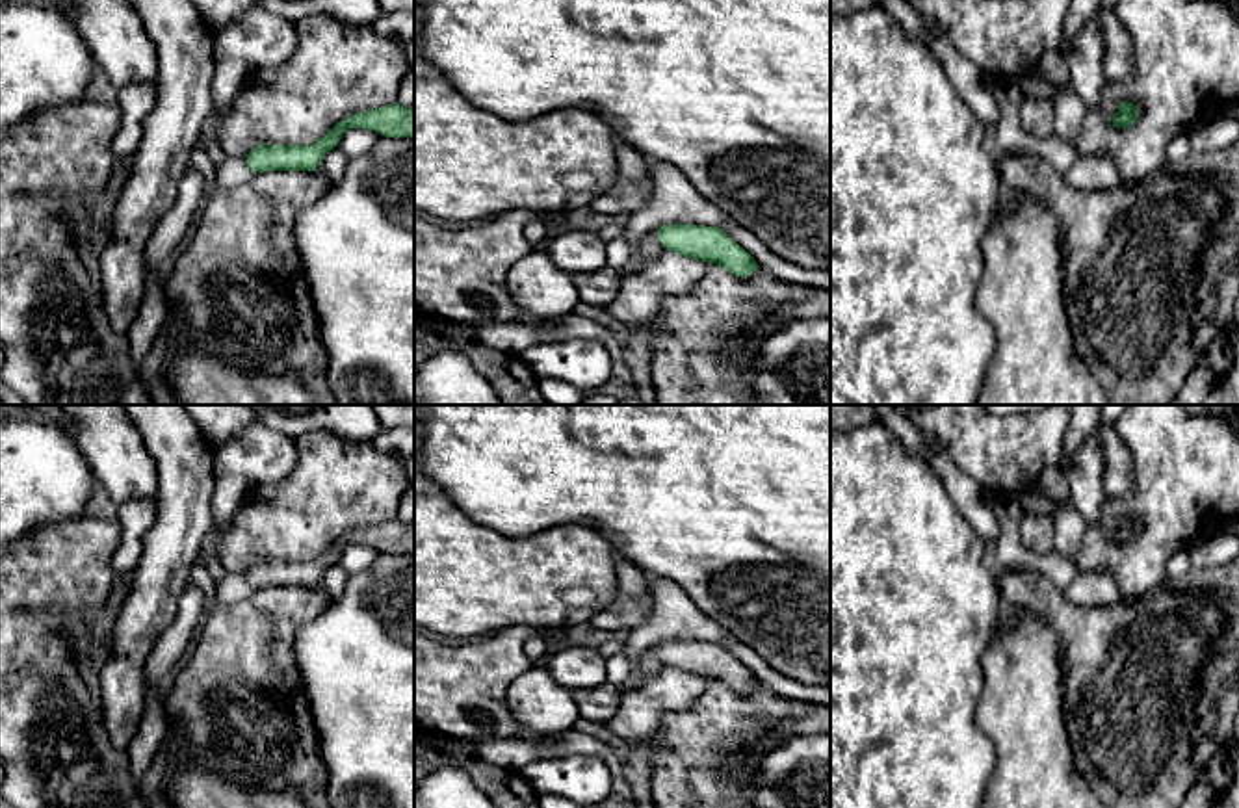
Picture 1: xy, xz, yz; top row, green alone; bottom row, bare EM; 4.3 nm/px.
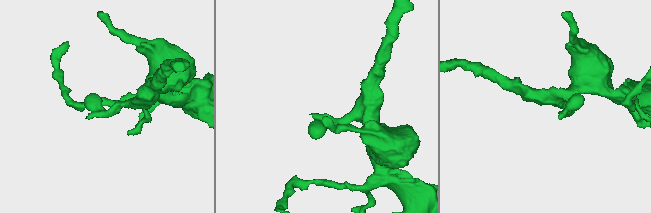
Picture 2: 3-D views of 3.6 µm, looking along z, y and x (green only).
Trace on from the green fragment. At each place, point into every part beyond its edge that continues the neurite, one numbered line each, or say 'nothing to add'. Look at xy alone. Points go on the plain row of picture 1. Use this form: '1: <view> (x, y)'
1: xy (234, 587)

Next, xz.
1: xz (651, 664)

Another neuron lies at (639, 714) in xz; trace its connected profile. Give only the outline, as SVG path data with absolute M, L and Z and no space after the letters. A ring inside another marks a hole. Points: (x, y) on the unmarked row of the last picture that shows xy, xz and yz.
M663 667L648 684L620 697L617 713L604 724L606 734L622 741L645 741L656 736L665 713L689 710L700 691L700 676Z

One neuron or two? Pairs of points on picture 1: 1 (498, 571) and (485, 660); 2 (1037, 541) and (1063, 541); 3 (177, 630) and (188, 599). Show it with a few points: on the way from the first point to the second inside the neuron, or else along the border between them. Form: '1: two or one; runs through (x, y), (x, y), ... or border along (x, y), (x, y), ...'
1: two; border along (532, 626), (511, 625), (489, 636)
2: two; border along (1050, 515), (1054, 550)
3: one; runs through (184, 623), (188, 606)

